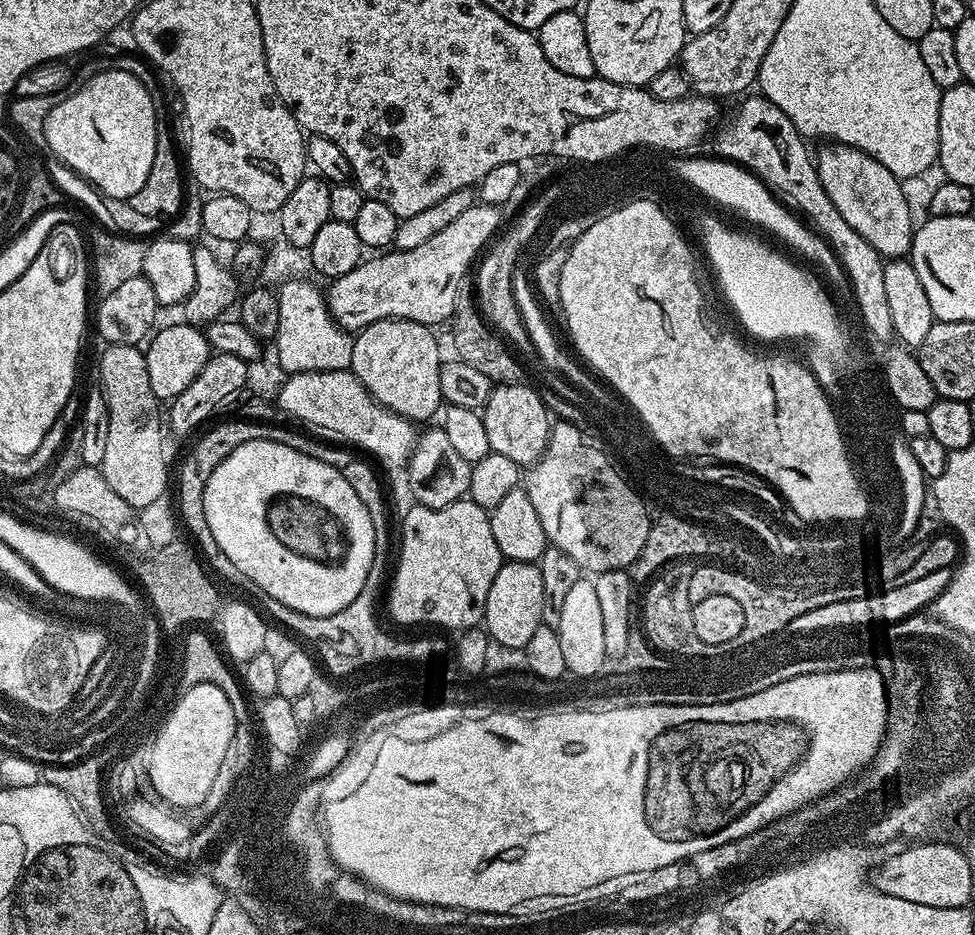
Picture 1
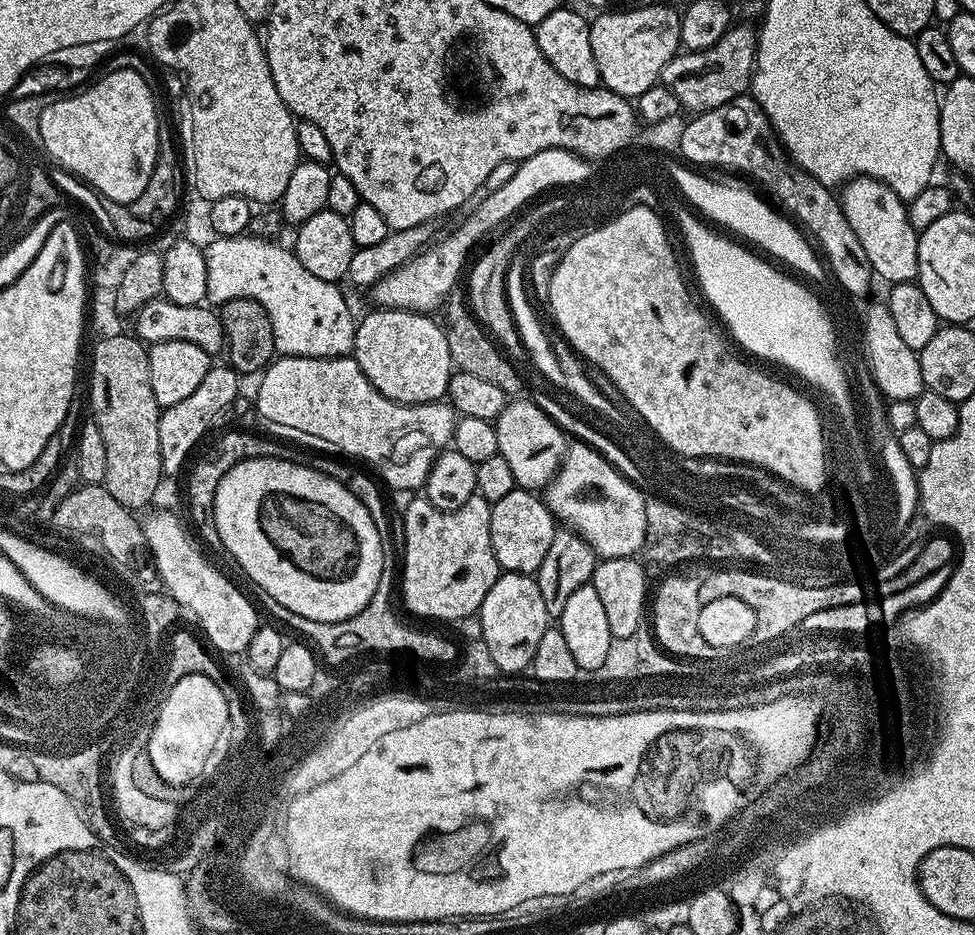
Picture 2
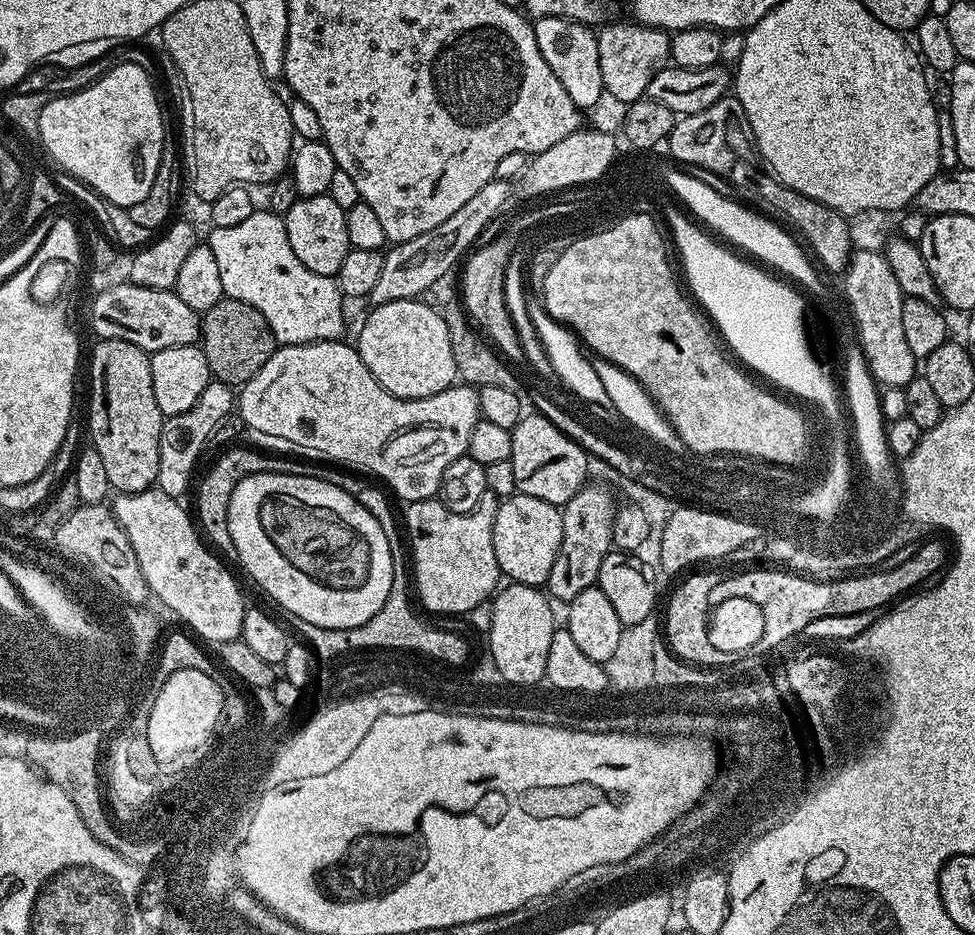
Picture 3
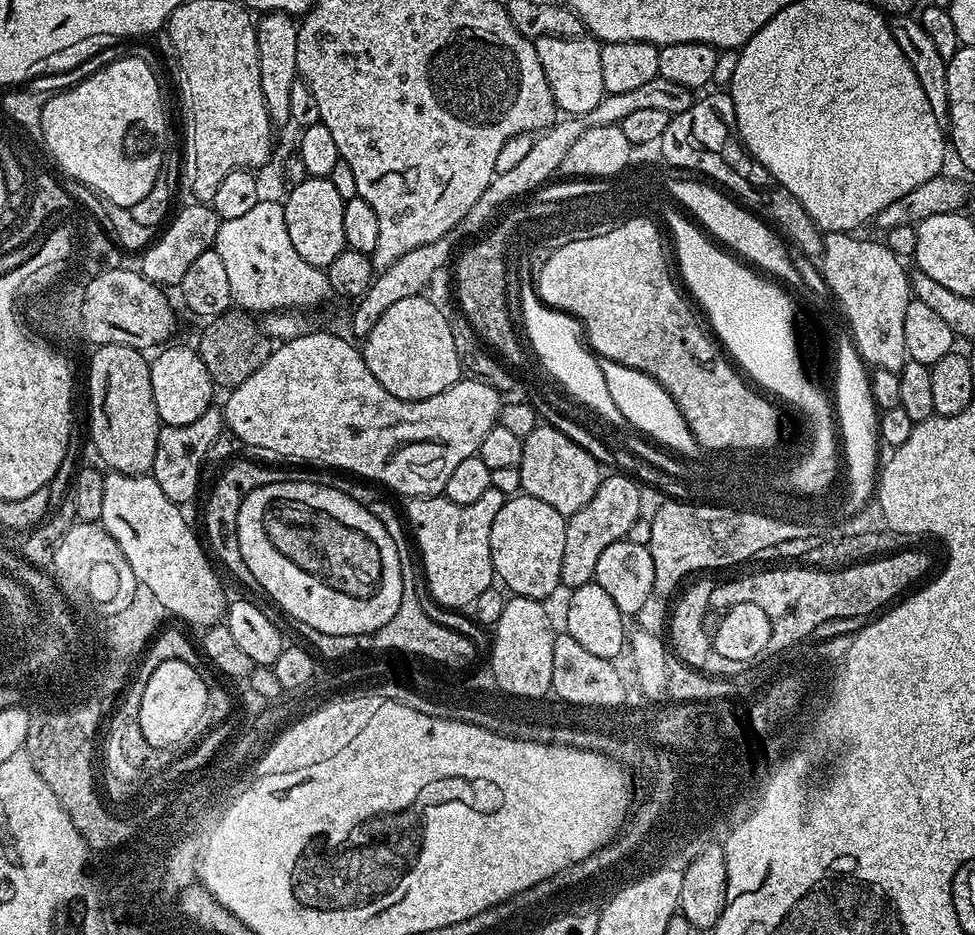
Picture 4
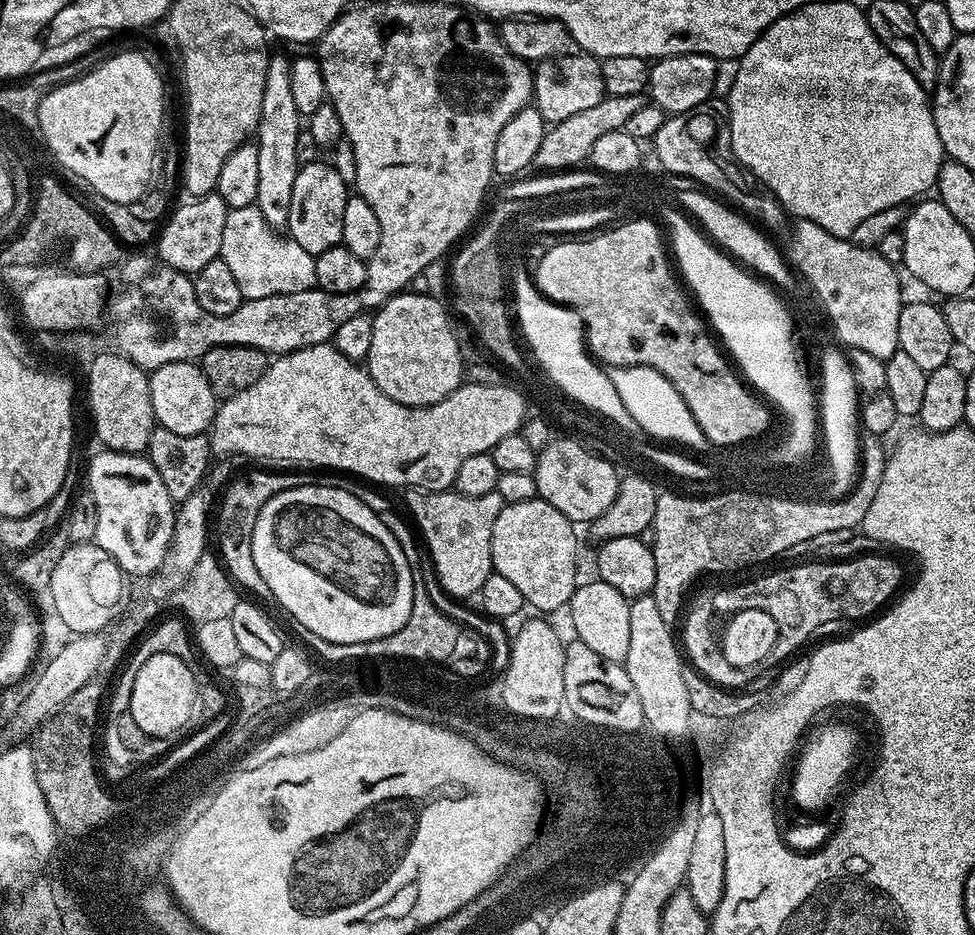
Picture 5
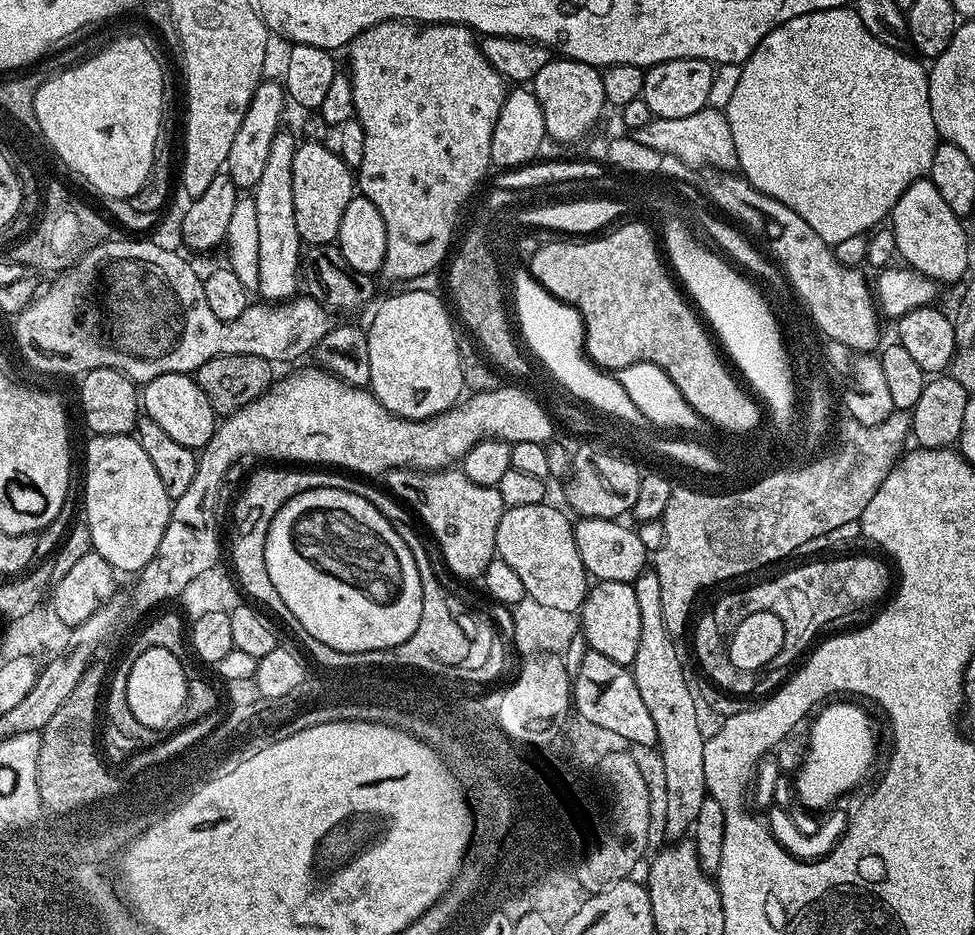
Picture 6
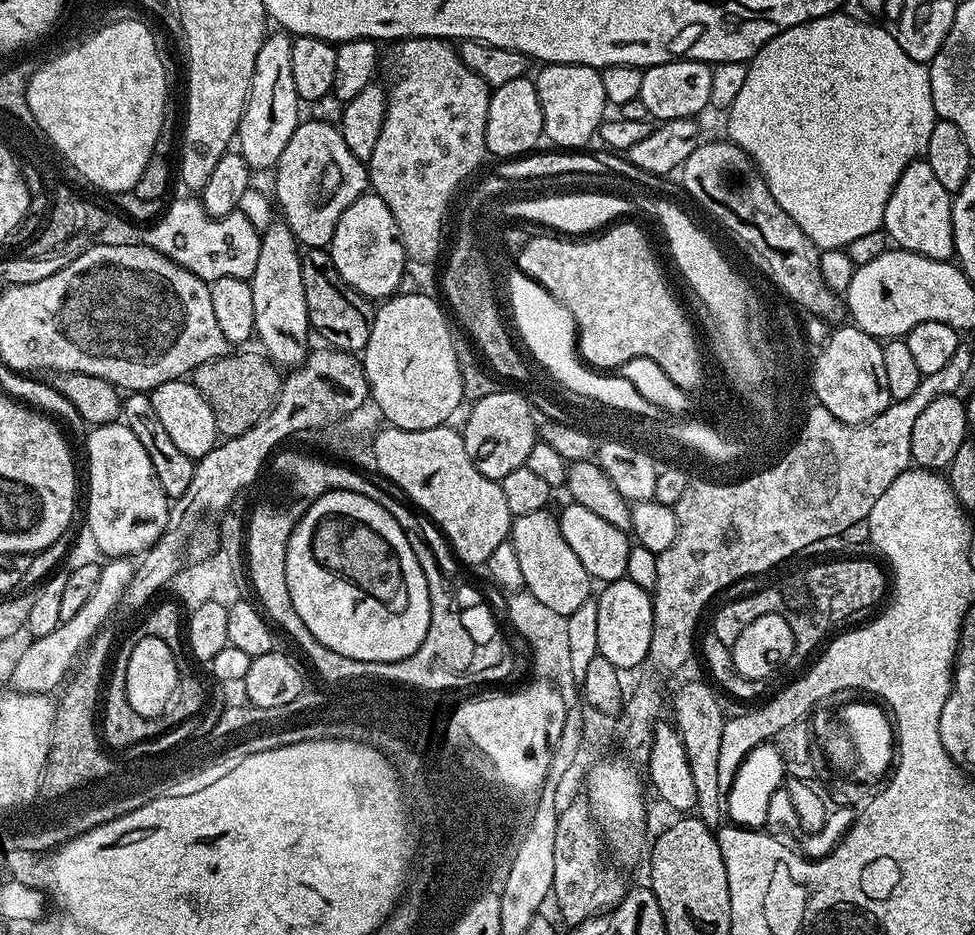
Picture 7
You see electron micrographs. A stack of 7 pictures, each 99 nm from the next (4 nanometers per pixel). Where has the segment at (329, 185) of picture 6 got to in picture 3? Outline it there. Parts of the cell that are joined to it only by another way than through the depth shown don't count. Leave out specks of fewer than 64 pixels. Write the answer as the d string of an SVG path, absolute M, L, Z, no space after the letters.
M302 196L297 199L288 213L283 215L286 226L286 238L290 242L290 250L298 254L298 262L306 266L306 270L314 270L314 274L335 277L342 266L342 258L346 258L350 247L346 234L346 212L334 198L323 196Z

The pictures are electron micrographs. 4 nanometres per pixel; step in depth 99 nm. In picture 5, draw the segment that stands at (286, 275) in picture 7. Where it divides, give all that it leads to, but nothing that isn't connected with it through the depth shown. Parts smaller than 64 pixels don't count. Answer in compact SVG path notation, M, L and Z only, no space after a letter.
M273 55L269 59L260 121L254 133L254 143L258 150L258 194L255 205L258 210L262 210L262 218L266 218L268 225L277 230L288 227L290 197L294 190L296 171L300 168L296 155L302 117L290 94L291 65L289 57Z

